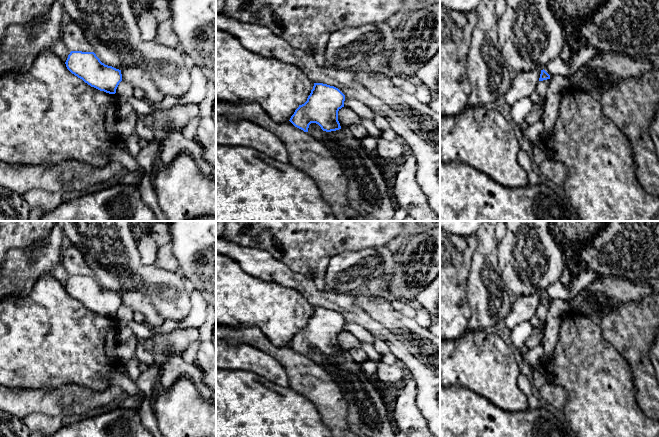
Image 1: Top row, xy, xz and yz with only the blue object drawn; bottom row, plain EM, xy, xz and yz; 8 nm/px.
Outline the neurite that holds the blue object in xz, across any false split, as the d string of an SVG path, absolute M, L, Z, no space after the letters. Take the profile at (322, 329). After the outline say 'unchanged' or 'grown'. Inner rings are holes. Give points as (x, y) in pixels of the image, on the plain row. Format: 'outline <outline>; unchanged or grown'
outline M314 307L307 325L299 329L289 345L304 356L308 356L311 347L318 348L326 356L339 354L341 350L338 345L338 335L344 331L344 325L345 319L338 312L323 307Z; unchanged

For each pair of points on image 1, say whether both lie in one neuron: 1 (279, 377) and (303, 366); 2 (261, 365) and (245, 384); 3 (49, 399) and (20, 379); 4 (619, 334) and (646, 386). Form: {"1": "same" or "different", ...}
{"1": "different", "2": "different", "3": "different", "4": "same"}

